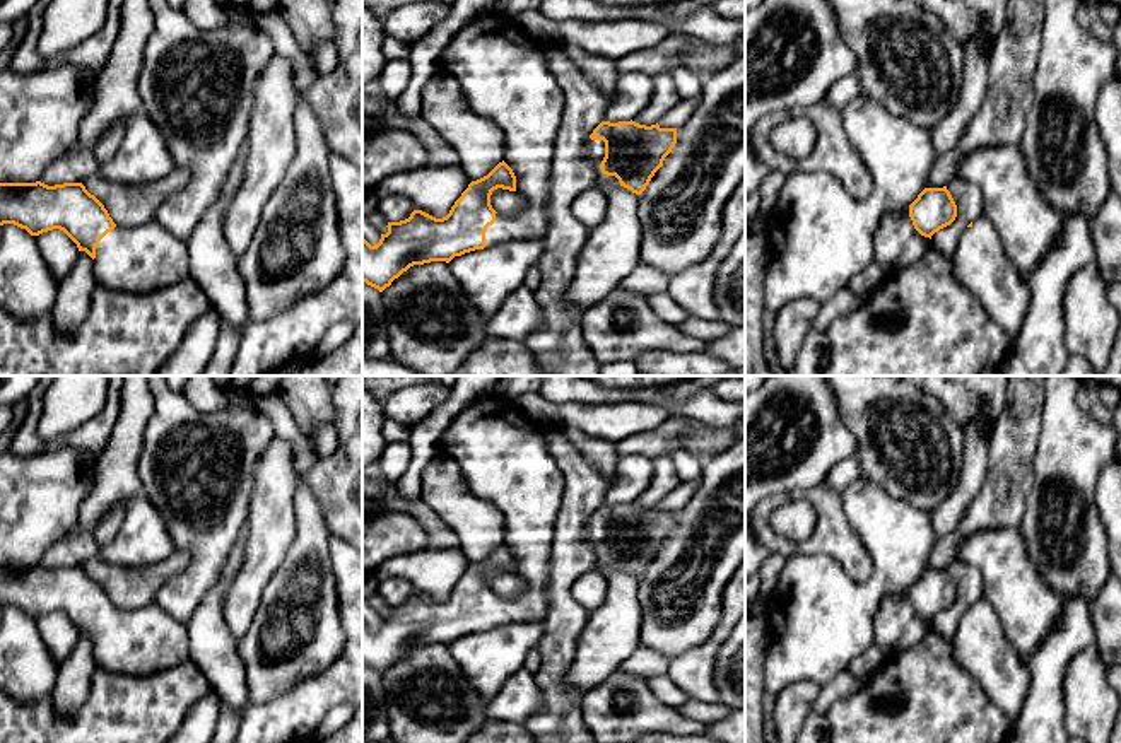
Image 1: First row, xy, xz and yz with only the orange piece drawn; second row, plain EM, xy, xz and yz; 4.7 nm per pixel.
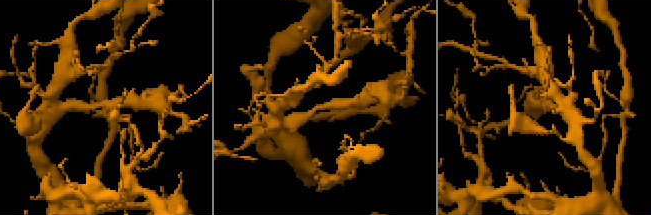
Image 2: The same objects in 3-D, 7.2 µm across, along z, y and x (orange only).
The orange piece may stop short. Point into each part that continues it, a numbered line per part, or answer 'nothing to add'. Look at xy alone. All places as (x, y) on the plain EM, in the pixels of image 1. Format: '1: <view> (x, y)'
1: xy (135, 643)

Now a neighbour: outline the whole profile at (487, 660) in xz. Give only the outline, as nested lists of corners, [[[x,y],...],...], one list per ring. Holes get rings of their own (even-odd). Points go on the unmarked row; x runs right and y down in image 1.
[[[513,622],[455,639],[449,654],[482,700],[489,702],[525,666],[542,634],[542,622]]]

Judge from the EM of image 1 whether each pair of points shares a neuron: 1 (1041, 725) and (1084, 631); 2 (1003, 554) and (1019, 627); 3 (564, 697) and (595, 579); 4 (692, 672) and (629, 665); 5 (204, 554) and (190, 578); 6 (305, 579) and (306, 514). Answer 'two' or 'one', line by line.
1: one
2: one
3: two
4: two
5: one
6: one

